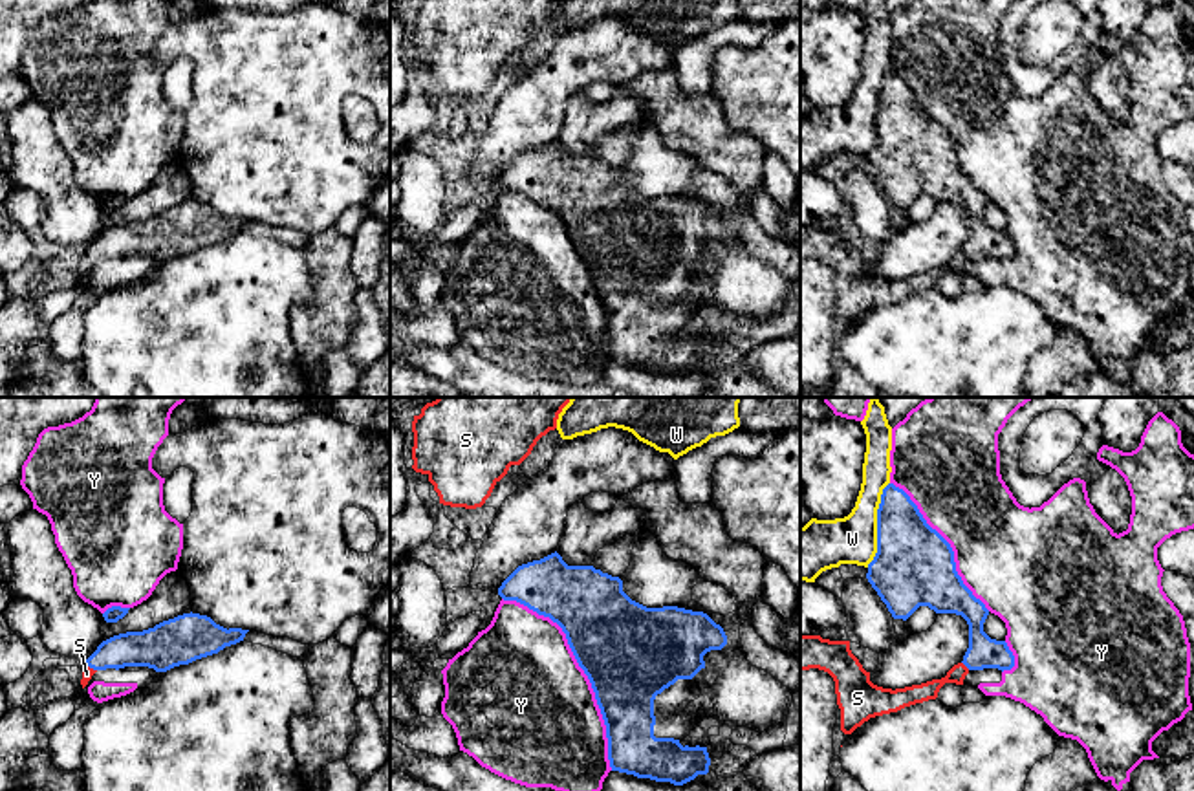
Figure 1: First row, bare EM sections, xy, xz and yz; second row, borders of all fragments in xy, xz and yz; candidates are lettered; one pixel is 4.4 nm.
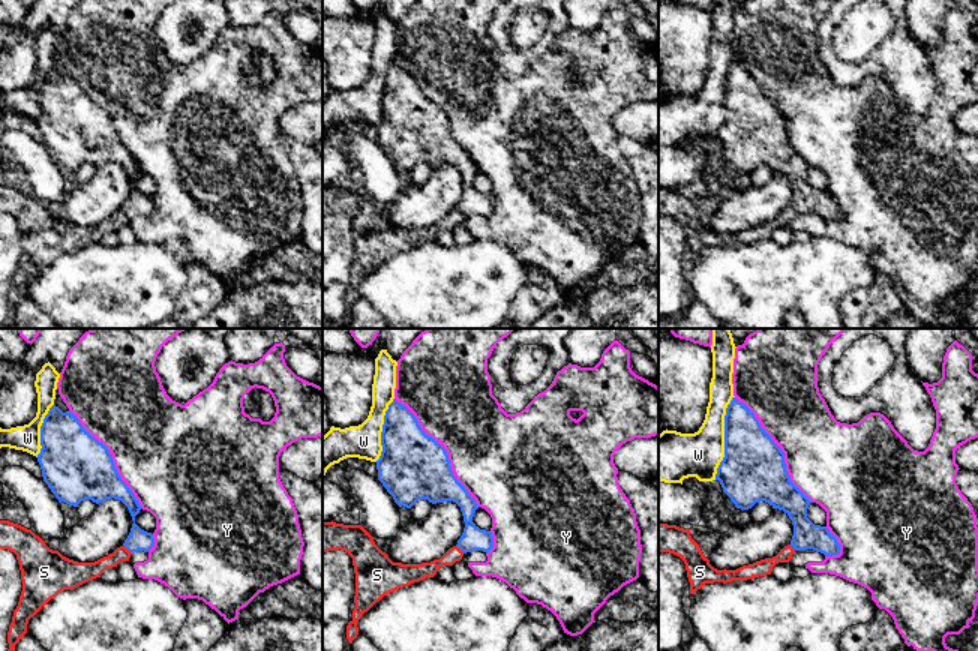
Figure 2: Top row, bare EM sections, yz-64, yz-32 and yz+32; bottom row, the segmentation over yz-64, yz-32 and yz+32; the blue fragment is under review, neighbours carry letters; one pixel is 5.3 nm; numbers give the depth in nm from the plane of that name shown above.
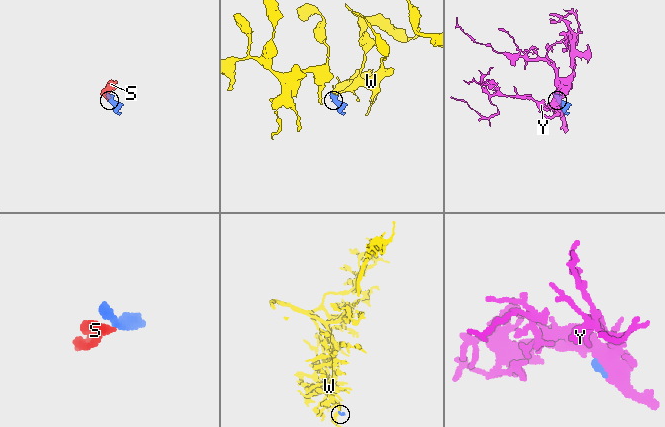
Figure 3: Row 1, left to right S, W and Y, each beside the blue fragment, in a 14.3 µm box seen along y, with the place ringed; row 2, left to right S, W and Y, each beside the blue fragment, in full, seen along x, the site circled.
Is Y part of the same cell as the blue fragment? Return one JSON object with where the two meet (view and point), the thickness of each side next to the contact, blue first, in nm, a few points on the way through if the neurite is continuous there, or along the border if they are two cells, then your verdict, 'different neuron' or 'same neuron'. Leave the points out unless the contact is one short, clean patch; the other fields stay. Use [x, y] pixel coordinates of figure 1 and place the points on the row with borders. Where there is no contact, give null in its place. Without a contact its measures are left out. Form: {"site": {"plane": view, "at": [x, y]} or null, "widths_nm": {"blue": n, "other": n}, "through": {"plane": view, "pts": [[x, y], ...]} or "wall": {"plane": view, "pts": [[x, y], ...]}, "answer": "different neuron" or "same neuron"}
{"site": {"plane": "xz", "at": [583, 669]}, "widths_nm": {"blue": 420, "other": 500}, "answer": "different neuron"}

